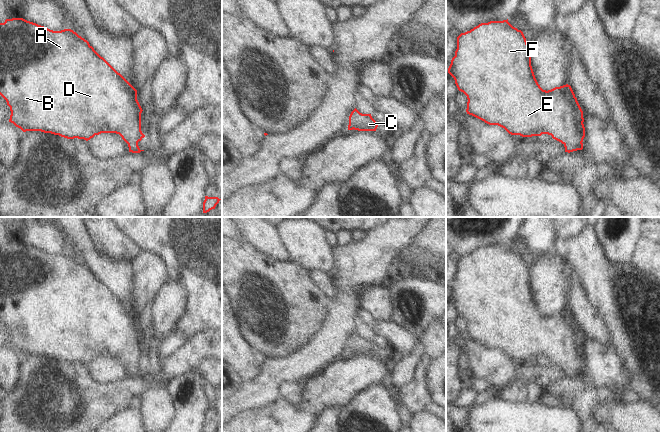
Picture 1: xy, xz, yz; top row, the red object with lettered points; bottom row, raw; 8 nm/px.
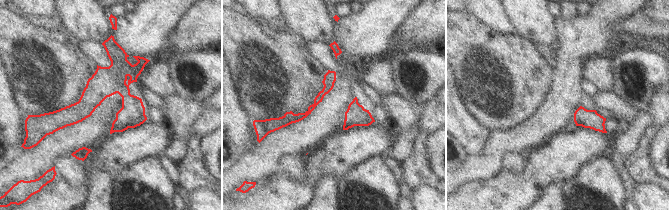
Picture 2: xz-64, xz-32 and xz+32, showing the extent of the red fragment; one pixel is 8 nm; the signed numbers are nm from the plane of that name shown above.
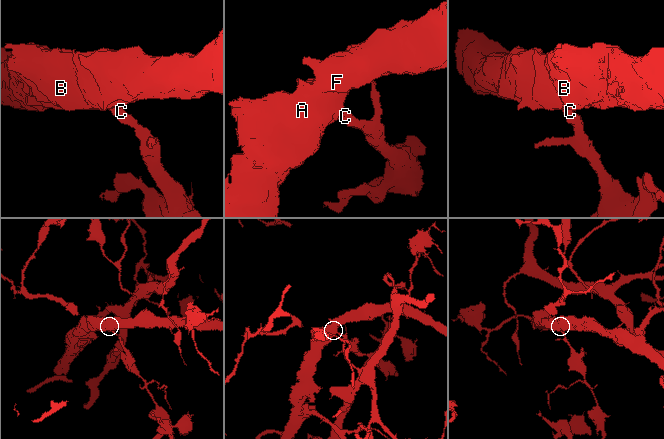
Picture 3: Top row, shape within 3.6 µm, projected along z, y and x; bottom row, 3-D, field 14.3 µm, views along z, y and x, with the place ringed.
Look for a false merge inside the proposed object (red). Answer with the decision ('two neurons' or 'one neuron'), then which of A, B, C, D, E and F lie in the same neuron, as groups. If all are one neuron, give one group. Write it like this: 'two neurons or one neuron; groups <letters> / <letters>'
one neuron; groups A B C D E F

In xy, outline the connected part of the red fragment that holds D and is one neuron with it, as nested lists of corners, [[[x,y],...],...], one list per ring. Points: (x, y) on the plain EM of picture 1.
[[[23,242],[6,243],[4,247],[0,247],[0,319],[6,324],[7,329],[10,331],[11,339],[9,346],[13,347],[23,356],[41,355],[59,359],[67,363],[78,362],[86,365],[101,357],[116,357],[128,368],[129,376],[140,377],[144,375],[138,370],[138,366],[141,365],[145,359],[141,355],[141,337],[143,334],[137,324],[137,314],[101,281],[87,264],[71,253],[53,255]]]

